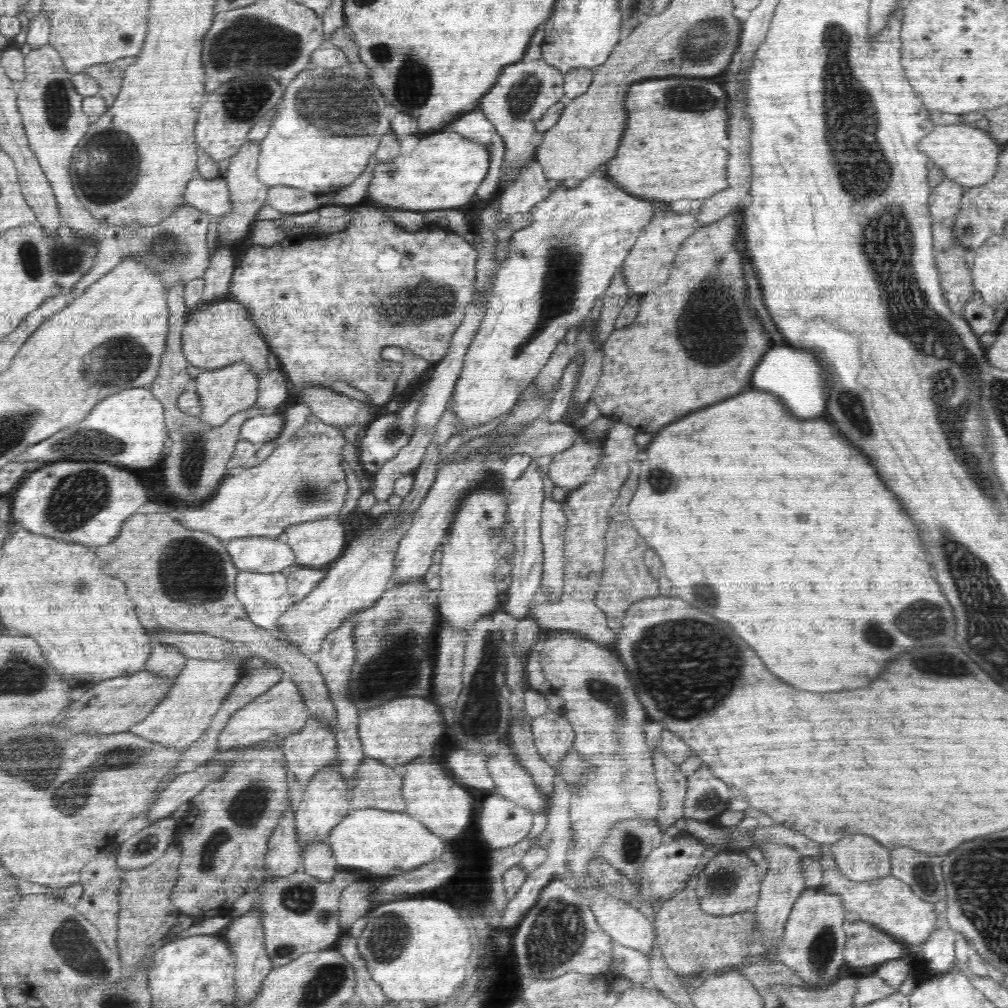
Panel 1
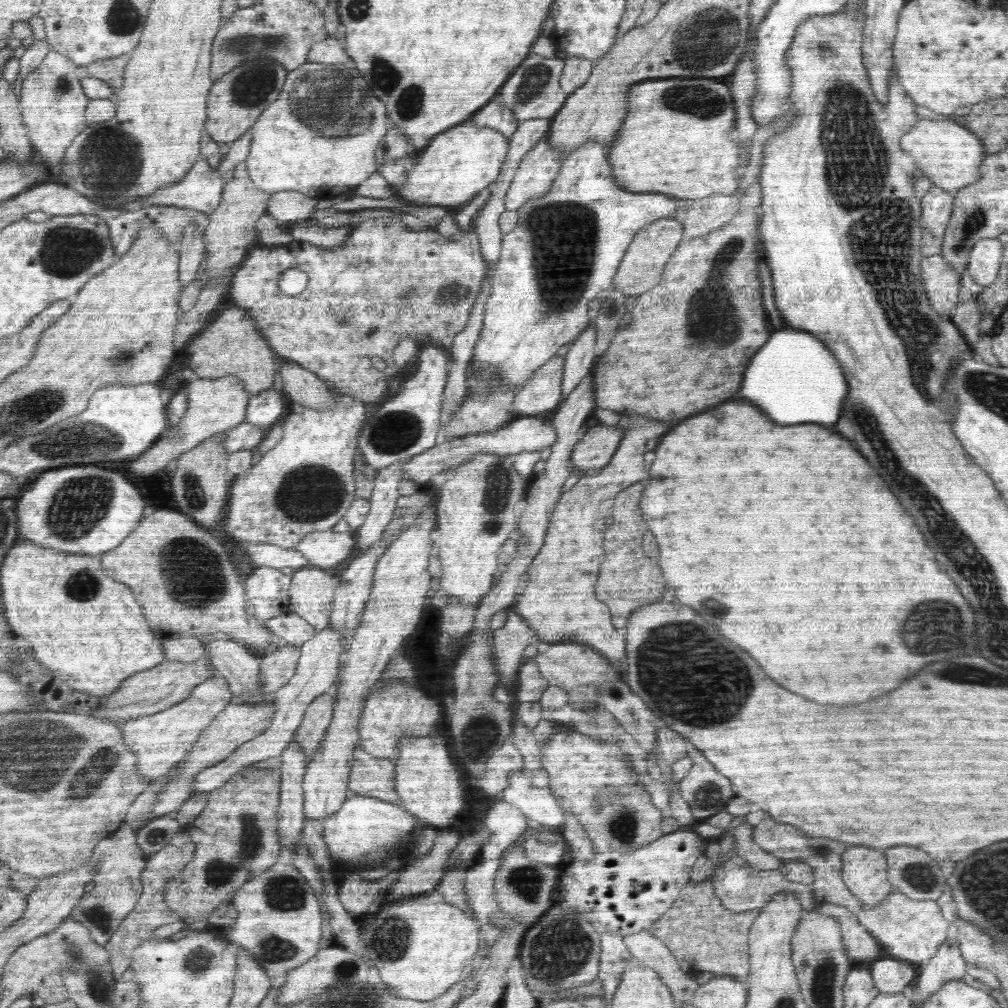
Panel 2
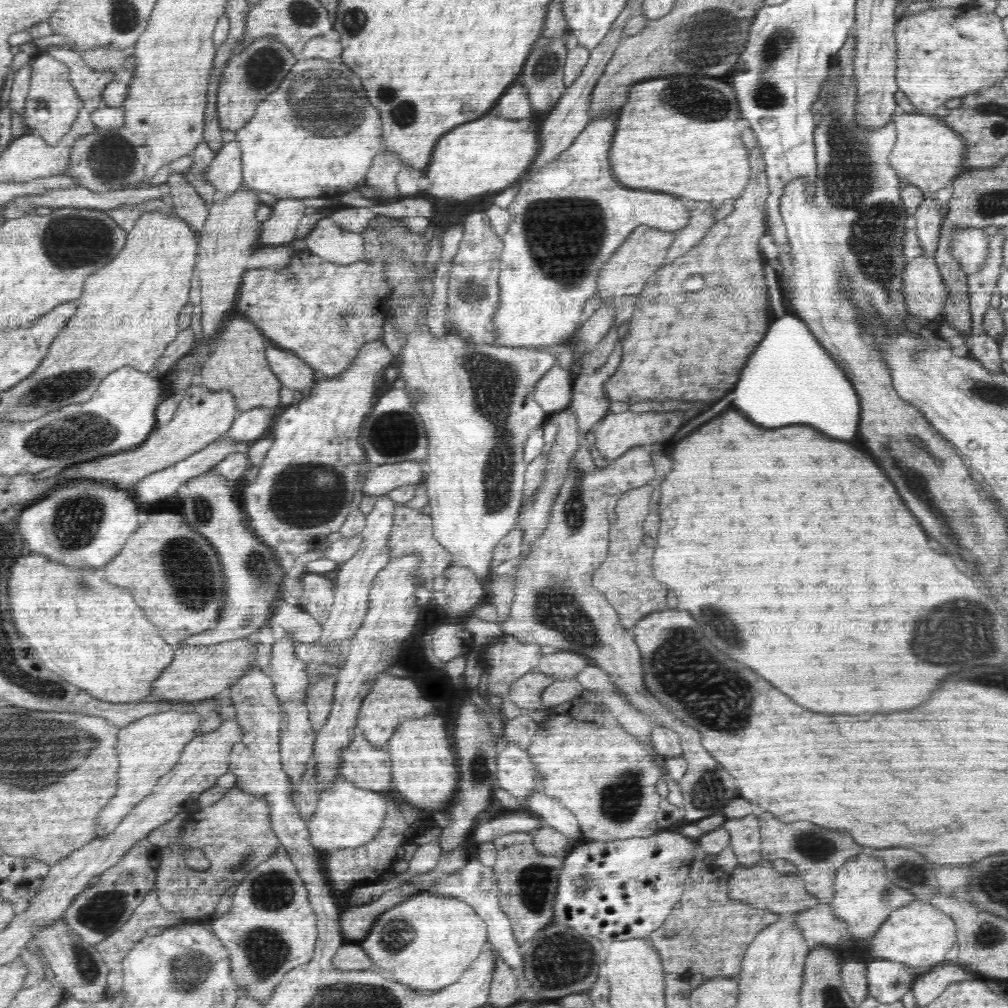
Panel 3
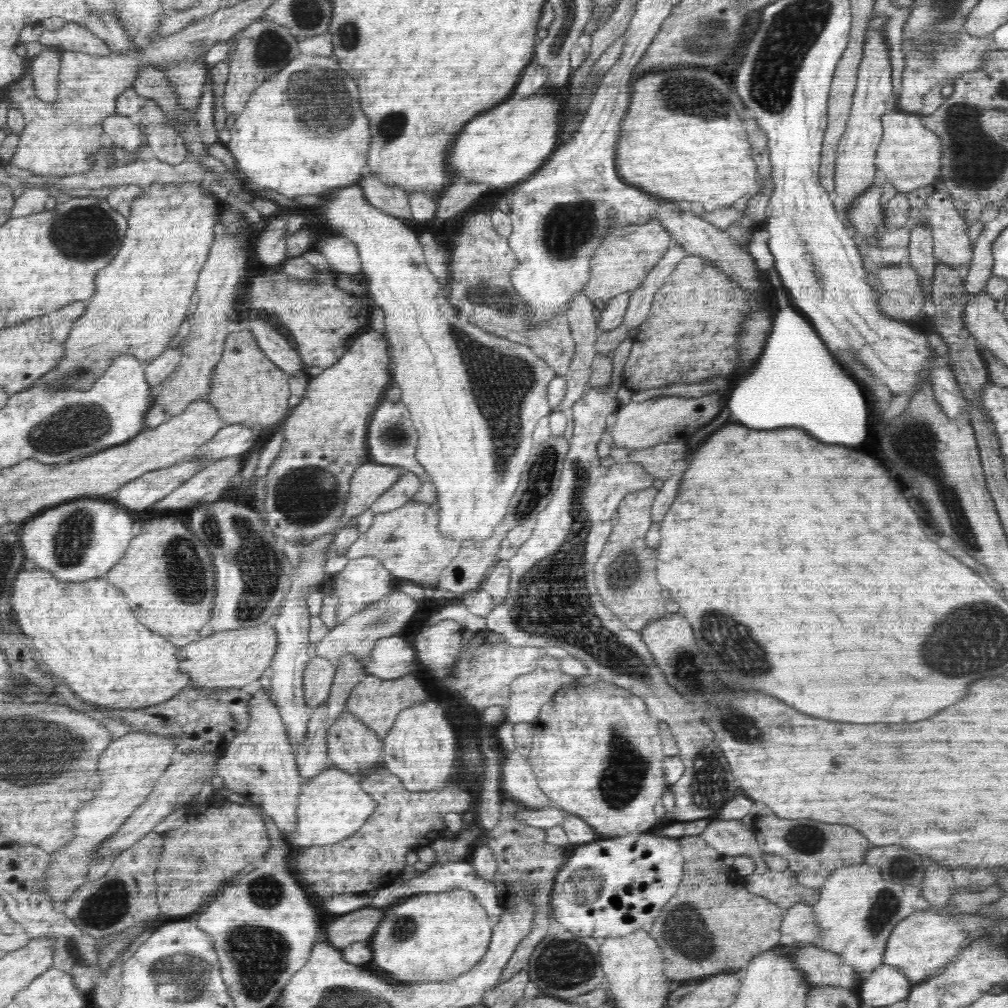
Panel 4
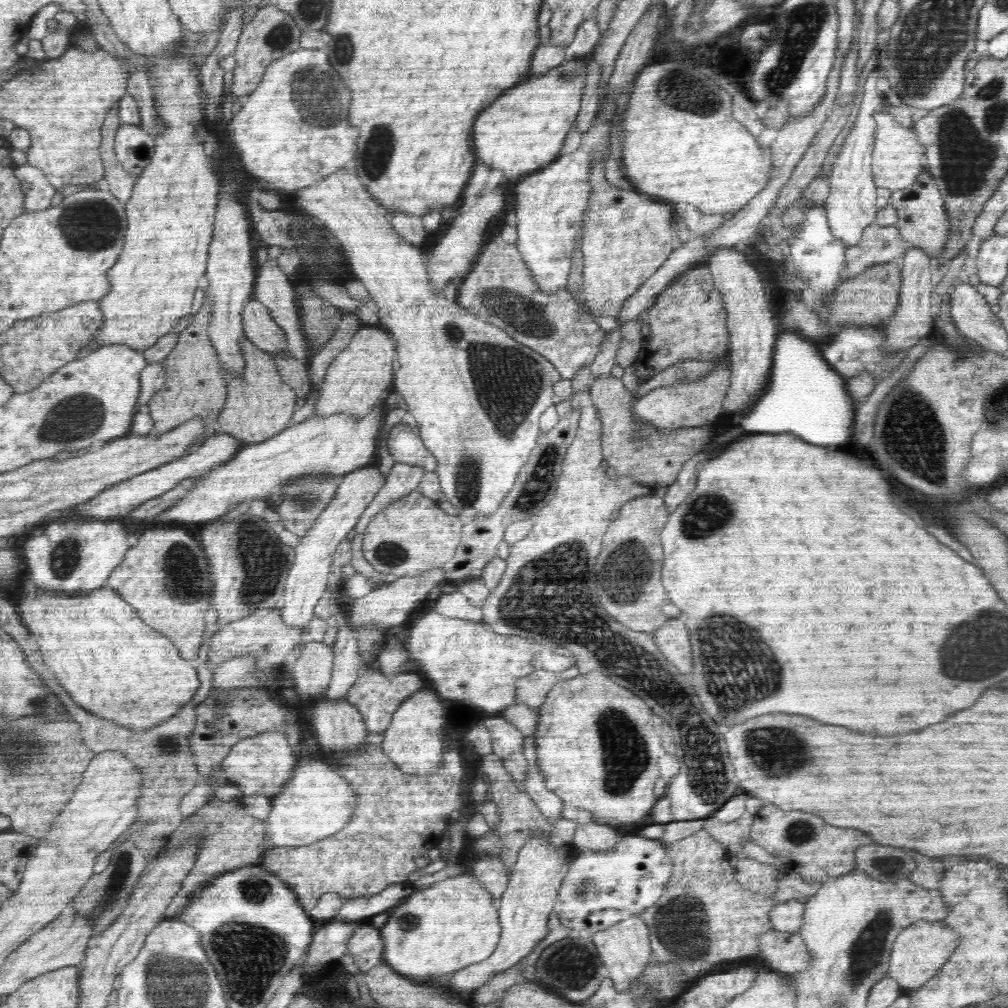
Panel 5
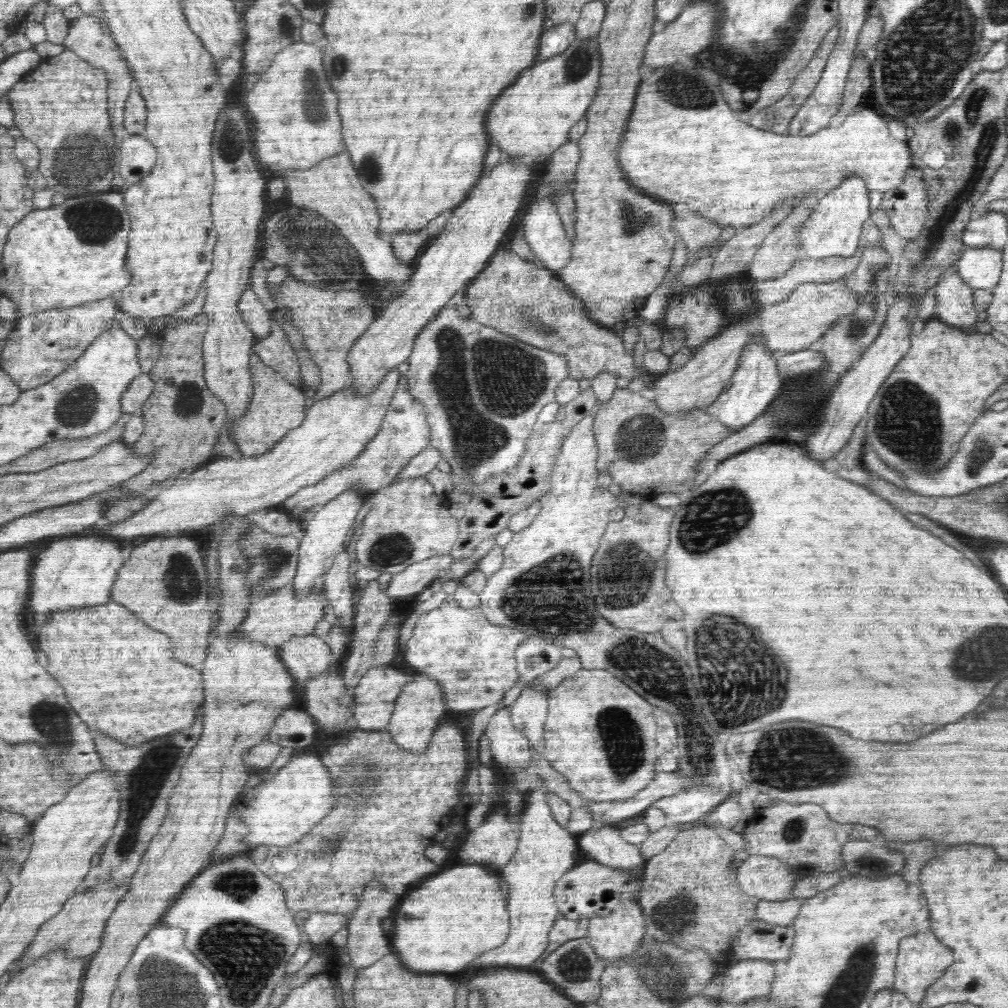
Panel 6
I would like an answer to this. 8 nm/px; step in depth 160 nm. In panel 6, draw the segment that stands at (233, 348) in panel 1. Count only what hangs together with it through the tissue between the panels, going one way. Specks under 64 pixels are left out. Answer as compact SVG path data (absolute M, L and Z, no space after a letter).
M252 352L249 358L250 372L253 378L254 394L248 412L238 418L227 428L229 436L236 442L239 456L260 456L268 450L274 450L279 440L293 428L300 426L307 416L305 405L305 388L292 386L284 380L273 368L262 362L262 359Z

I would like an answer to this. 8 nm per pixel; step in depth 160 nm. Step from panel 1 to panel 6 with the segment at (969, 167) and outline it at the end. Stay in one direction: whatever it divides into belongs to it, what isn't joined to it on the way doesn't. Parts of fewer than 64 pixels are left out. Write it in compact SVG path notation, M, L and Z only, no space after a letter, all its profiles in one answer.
M679 57L679 60L672 66L642 71L635 103L631 110L629 121L627 122L628 126L625 126L626 134L623 134L618 149L619 163L622 164L622 168L624 168L624 171L628 174L627 180L630 182L631 187L636 186L636 188L644 190L646 194L650 194L650 196L654 196L654 198L666 200L668 204L684 202L694 213L698 213L706 217L706 219L718 223L722 228L724 226L738 228L739 226L747 227L751 224L756 224L776 206L776 203L784 200L784 198L788 198L788 196L800 196L800 194L804 194L804 197L807 197L818 191L826 194L829 190L836 188L840 183L844 182L846 176L856 174L864 180L869 191L879 190L879 192L885 193L892 188L897 188L897 186L904 181L906 170L913 169L912 153L910 152L908 141L894 140L894 138L890 136L890 132L888 132L886 120L884 120L880 114L876 114L876 108L874 107L862 105L854 114L843 118L843 121L840 121L835 128L830 126L822 128L812 134L812 136L800 138L800 136L786 136L786 133L782 136L782 134L764 132L764 130L758 130L758 128L754 128L754 126L746 126L744 122L740 122L740 120L734 116L734 112L728 108L728 104L724 102L724 96L722 96L722 92L718 90L718 84L714 84L712 80L704 80L704 76L706 76L706 74L700 72L698 62L690 57Z

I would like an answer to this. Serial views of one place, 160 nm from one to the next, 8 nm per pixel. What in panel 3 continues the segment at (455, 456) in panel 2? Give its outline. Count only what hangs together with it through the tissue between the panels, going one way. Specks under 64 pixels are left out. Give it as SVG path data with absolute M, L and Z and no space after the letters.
M405 460L394 464L373 465L365 474L362 494L377 496L389 494L391 490L406 484L423 482L425 461Z

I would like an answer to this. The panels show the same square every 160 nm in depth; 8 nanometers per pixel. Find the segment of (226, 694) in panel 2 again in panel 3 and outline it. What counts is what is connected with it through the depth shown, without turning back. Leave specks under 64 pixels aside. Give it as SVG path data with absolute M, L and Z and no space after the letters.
M165 710L139 718L119 729L116 746L120 764L118 794L98 818L98 837L114 832L116 826L124 820L124 816L128 816L134 806L152 792L159 778L178 764L182 750L195 737L194 731L202 724L202 720L204 717L196 711Z

